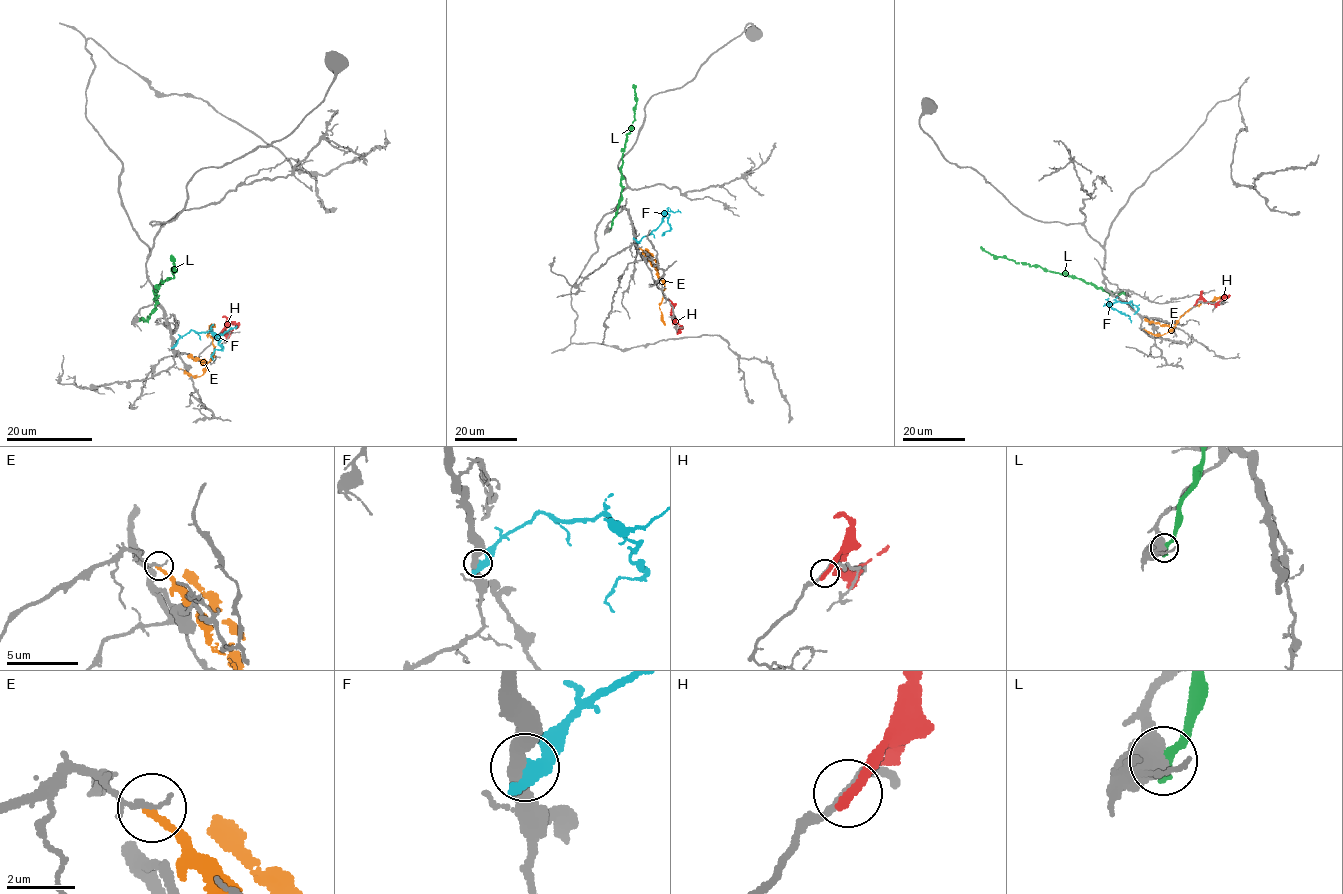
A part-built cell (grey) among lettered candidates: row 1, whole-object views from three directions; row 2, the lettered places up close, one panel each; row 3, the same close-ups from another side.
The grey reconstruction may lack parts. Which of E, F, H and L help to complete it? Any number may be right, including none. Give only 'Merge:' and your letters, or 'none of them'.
Merge: none of them

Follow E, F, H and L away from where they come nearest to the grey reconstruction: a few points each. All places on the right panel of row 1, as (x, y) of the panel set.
E: (1143, 329), (1163, 335), (1191, 308), (1221, 298)
F: (1135, 312), (1137, 307), (1131, 301), (1117, 301), (1110, 306), (1127, 315), (1131, 323)
H: (1195, 304), (1199, 299), (1217, 303), (1230, 295)
L: (1125, 293), (1109, 293), (1078, 278), (994, 256), (980, 246)

